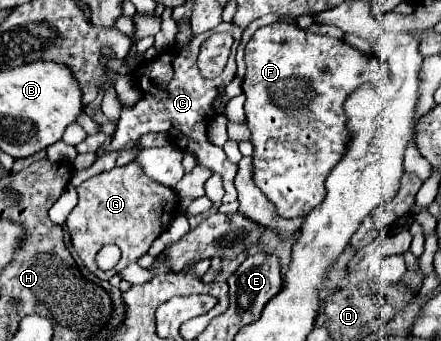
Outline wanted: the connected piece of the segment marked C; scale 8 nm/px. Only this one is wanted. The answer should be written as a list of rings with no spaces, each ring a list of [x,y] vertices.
[[[221,23],[218,30],[208,31],[205,35],[193,37],[189,49],[183,51],[183,53],[175,53],[175,55],[173,53],[161,53],[153,61],[143,61],[139,65],[135,75],[139,77],[143,99],[133,109],[121,111],[121,119],[117,121],[117,129],[115,129],[111,147],[117,151],[127,141],[135,141],[149,131],[167,133],[175,147],[179,147],[181,151],[189,151],[201,165],[209,167],[213,173],[219,173],[223,177],[225,195],[223,195],[221,201],[231,203],[231,201],[237,201],[237,191],[235,191],[235,185],[233,185],[233,179],[237,175],[237,165],[227,159],[227,155],[223,153],[221,147],[215,147],[207,141],[207,125],[215,117],[213,101],[229,85],[229,79],[235,77],[235,69],[223,69],[223,73],[219,77],[205,79],[205,77],[201,77],[201,73],[197,69],[197,55],[199,55],[201,43],[212,33],[227,32],[233,35],[233,39],[241,39],[243,29],[239,29],[233,23]]]

